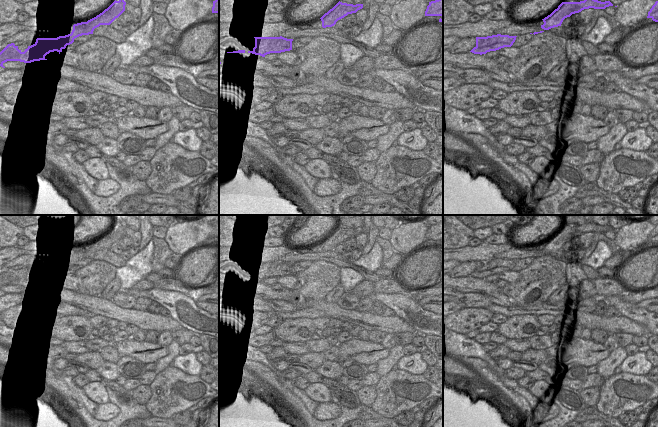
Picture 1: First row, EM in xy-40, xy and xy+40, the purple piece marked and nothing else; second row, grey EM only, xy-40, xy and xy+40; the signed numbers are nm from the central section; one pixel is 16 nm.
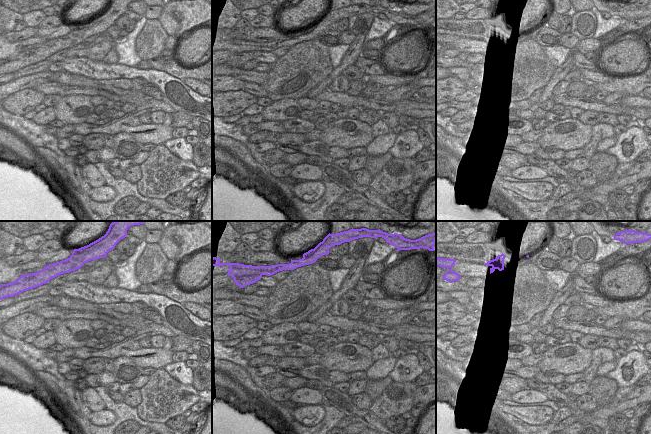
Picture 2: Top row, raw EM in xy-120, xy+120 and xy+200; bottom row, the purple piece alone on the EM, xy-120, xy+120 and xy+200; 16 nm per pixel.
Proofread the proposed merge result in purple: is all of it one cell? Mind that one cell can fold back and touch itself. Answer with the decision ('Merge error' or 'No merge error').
Merge error.

